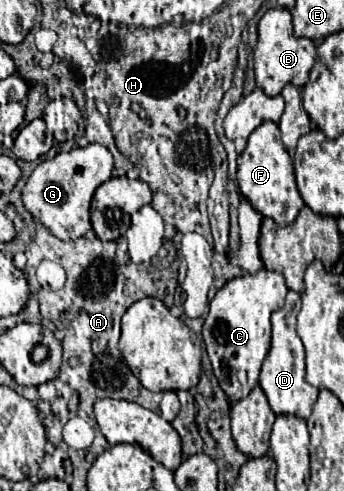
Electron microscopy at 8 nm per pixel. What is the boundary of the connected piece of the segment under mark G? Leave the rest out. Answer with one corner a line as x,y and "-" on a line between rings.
87,144
71,152
59,152
51,160
43,160
29,176
23,188
23,204
45,228
59,240
77,240
91,230
89,206
95,190
111,178
113,156
101,144

